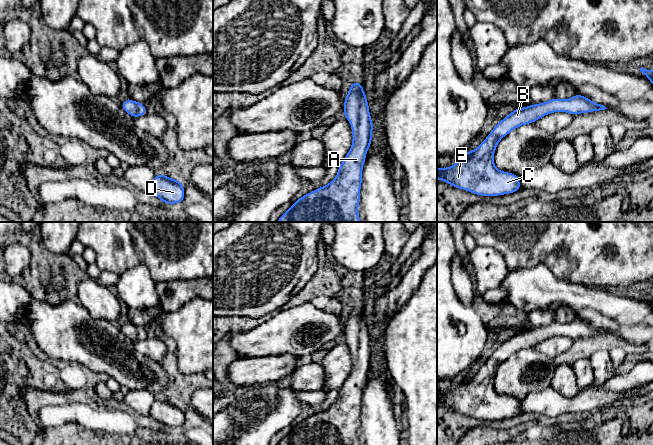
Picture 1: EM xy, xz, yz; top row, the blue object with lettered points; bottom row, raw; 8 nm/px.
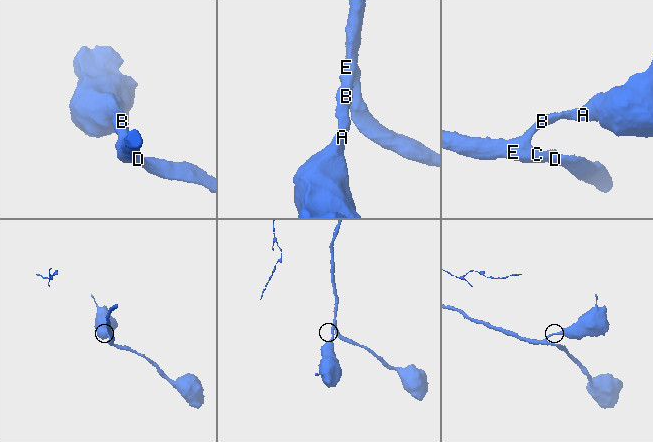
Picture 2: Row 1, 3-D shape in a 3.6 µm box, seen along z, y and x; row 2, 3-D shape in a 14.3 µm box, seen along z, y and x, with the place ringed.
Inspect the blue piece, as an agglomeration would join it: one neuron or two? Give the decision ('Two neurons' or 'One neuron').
One neuron

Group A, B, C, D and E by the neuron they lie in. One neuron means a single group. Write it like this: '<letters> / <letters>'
A B C D E

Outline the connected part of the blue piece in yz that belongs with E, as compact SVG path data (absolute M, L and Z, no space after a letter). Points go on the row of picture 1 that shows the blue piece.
M575 94L569 99L552 98L548 102L531 104L528 107L516 108L503 118L489 133L485 140L481 142L475 150L456 155L457 164L442 169L437 166L437 181L444 180L448 185L459 188L479 196L501 196L512 194L521 190L519 176L514 173L499 171L494 165L494 152L500 140L509 134L512 130L526 124L536 122L538 119L554 112L566 112L572 115L590 113L607 109L604 105L595 103L589 98Z

